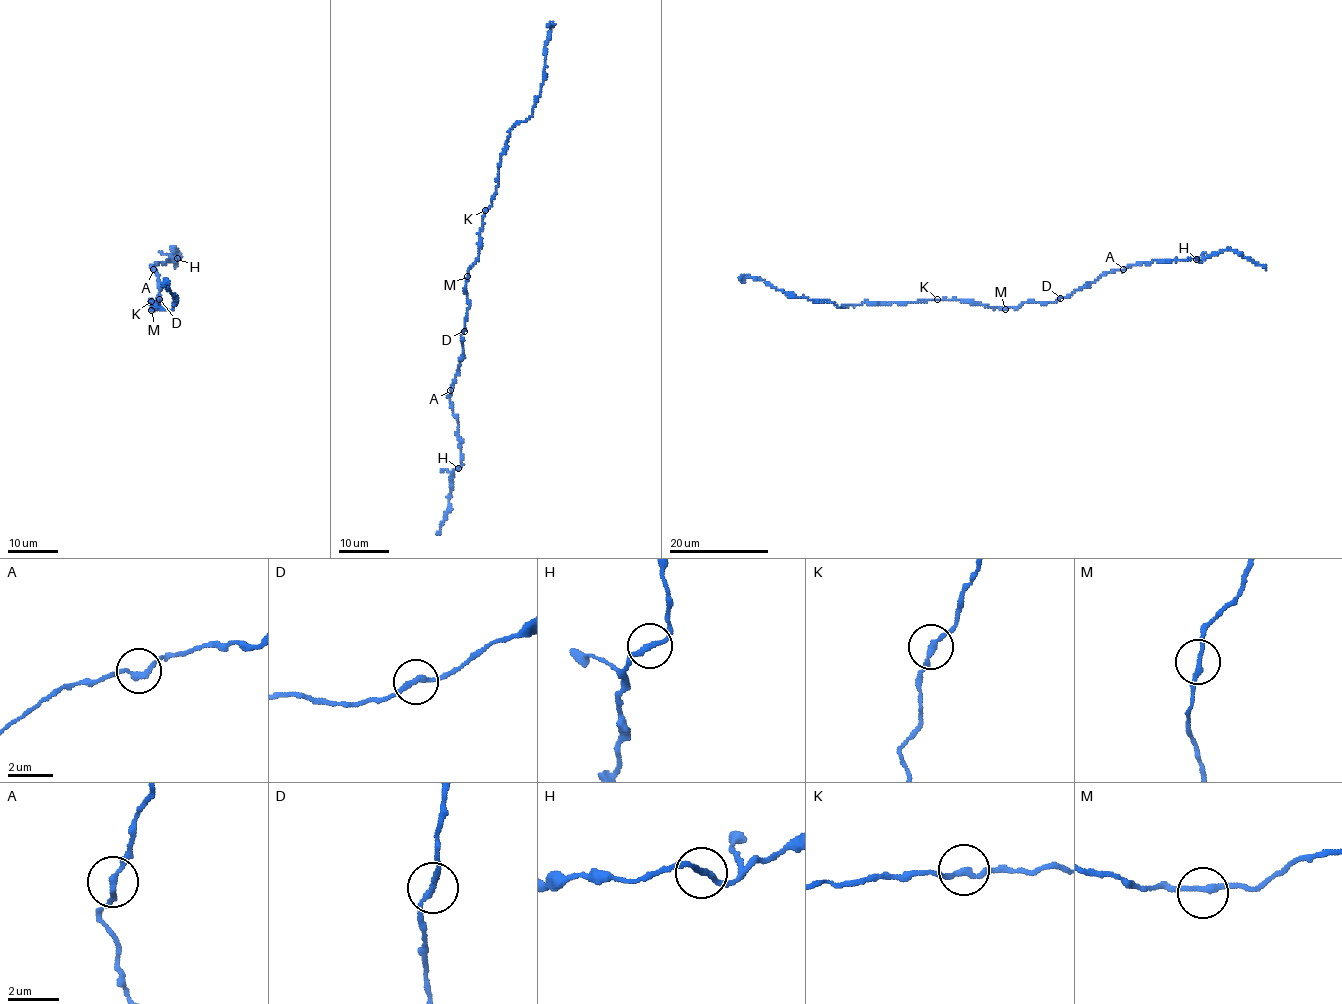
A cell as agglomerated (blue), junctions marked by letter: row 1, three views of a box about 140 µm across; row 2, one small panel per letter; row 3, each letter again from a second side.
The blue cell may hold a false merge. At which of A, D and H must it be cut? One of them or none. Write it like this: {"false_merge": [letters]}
{"false_merge": []}

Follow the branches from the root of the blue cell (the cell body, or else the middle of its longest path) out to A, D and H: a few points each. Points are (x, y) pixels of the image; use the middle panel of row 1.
A: (467, 276), (465, 290), (469, 307), (461, 335), (463, 356), (450, 390)
D: (467, 276), (465, 290), (469, 307), (464, 331)
H: (467, 276), (469, 307), (461, 335), (463, 356), (448, 397), (461, 441), (462, 465), (458, 468)

